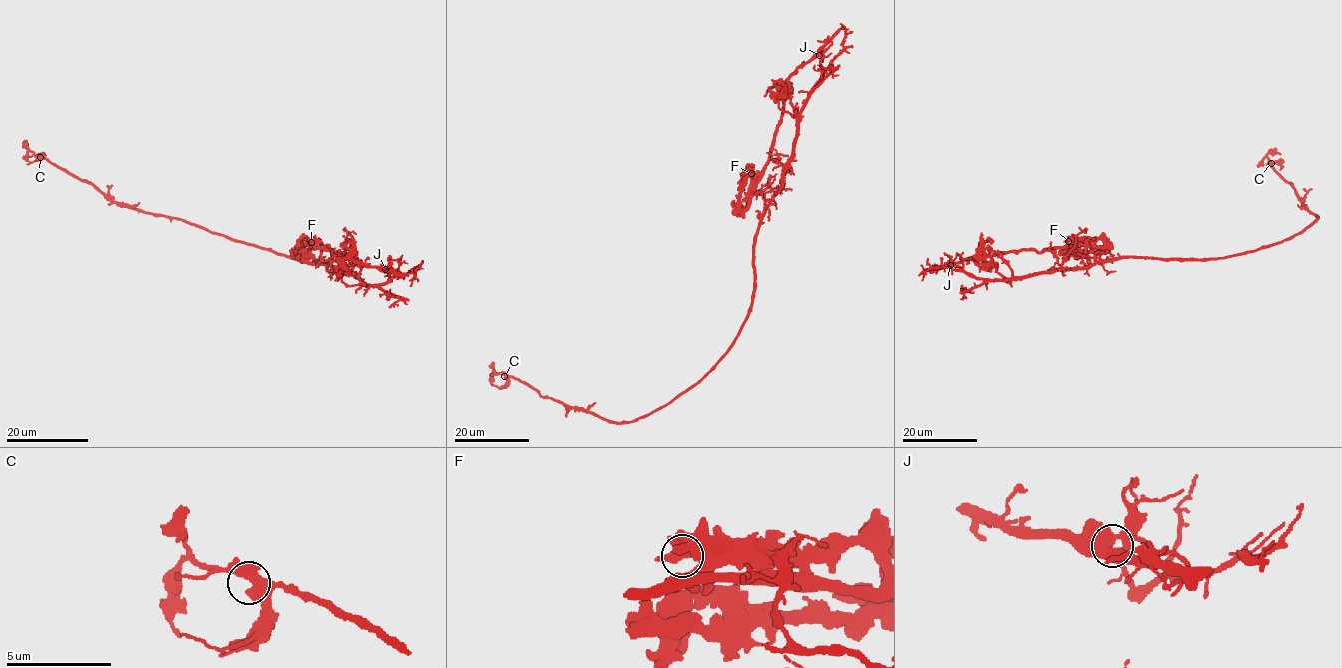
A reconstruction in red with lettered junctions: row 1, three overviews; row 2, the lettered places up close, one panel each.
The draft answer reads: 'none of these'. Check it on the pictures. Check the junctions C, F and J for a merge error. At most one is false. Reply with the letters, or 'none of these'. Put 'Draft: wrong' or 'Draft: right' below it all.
J
Draft: wrong

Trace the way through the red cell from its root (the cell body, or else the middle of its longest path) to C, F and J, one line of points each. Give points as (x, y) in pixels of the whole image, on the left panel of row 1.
C: (300, 261), (235, 241), (179, 218), (154, 216), (112, 202), (92, 185), (40, 157)
F: (300, 261), (326, 263), (321, 256), (321, 245), (311, 242)
J: (300, 261), (321, 261), (335, 270), (354, 274), (365, 285), (385, 283), (390, 277), (386, 269)

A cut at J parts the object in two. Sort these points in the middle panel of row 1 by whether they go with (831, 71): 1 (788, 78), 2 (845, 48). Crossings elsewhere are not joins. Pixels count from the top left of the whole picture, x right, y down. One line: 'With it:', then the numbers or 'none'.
With it: 2

